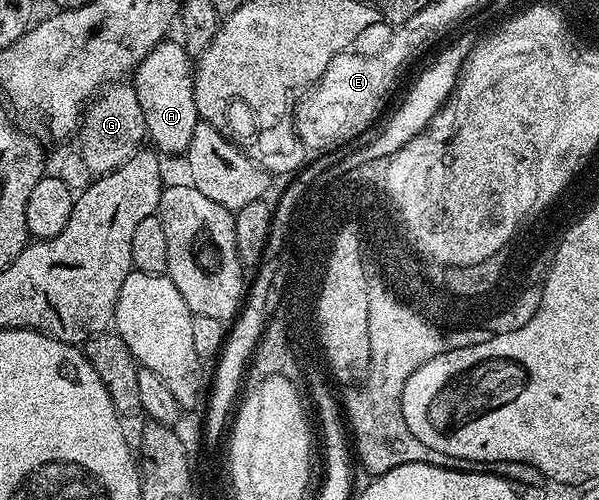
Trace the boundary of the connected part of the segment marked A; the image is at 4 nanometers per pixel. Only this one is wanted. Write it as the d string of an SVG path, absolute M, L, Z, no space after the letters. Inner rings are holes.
M164 40L141 62L132 75L131 84L137 92L142 115L145 116L147 135L154 141L158 153L184 155L200 122L196 108L194 69L191 56L180 41Z

